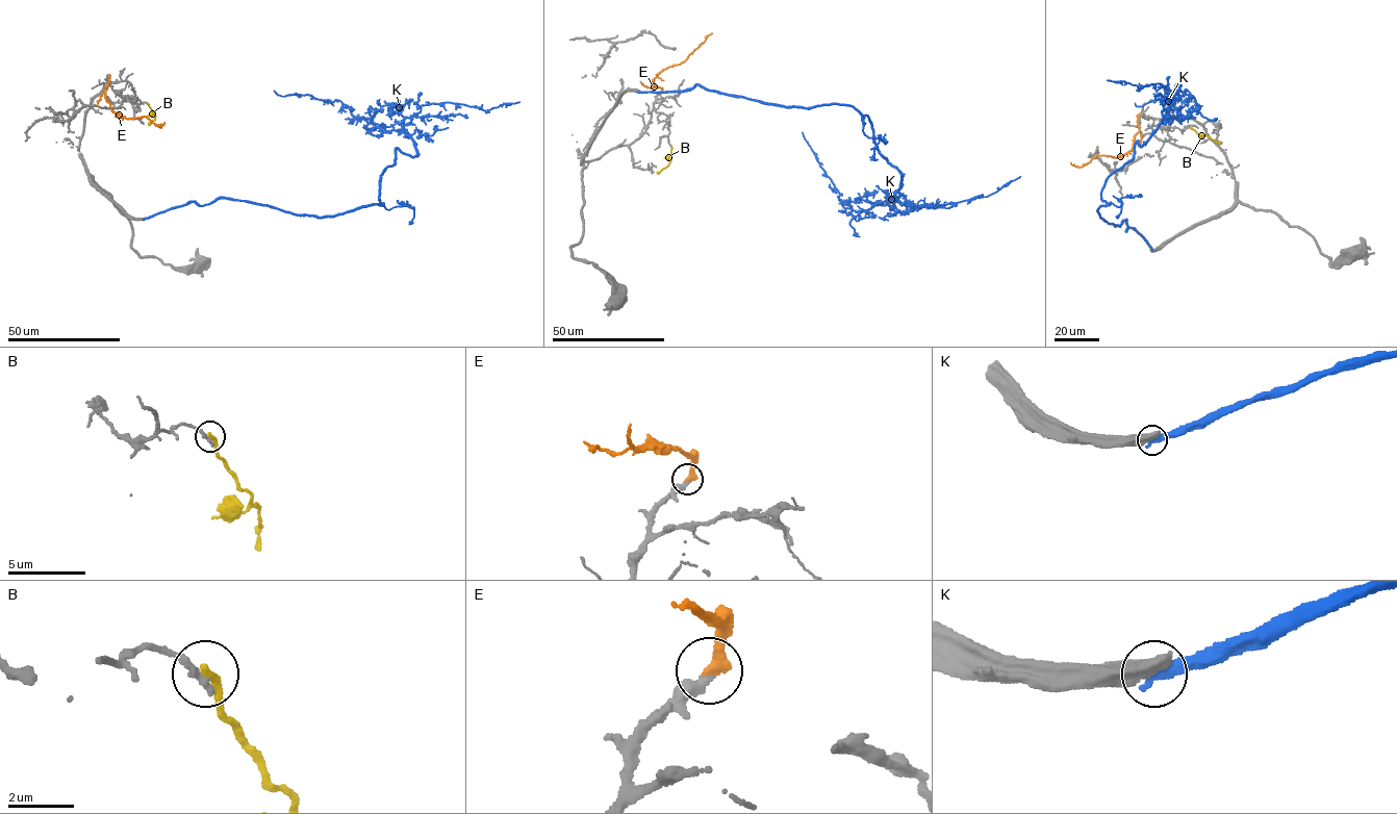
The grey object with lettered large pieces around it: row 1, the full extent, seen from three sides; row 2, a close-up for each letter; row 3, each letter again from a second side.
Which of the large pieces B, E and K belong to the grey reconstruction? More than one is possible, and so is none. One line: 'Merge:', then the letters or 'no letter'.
Merge: E

